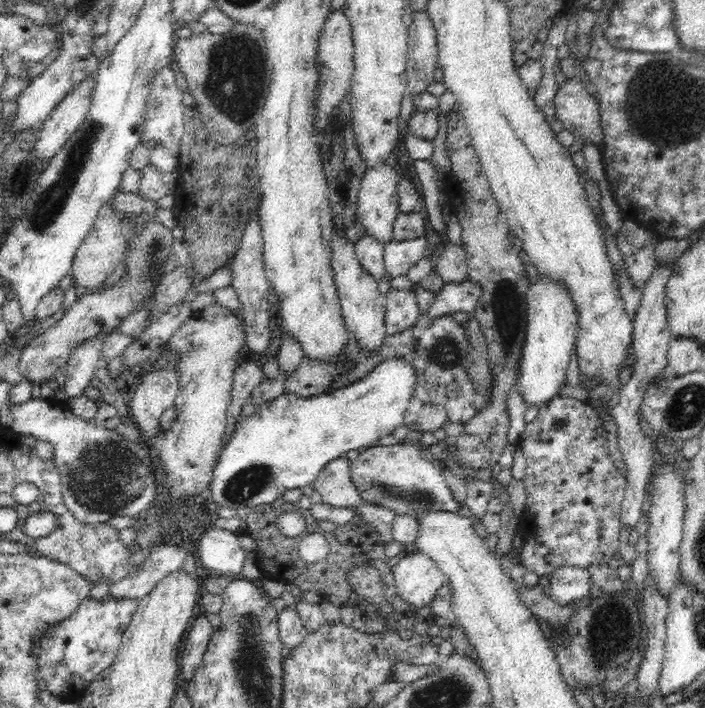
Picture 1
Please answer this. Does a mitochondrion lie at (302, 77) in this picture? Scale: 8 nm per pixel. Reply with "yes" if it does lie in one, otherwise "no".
no

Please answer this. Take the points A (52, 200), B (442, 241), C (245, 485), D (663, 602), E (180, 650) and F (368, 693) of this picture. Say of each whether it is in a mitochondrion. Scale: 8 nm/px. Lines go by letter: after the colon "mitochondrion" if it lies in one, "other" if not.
A: mitochondrion
B: other
C: mitochondrion
D: other
E: other
F: other

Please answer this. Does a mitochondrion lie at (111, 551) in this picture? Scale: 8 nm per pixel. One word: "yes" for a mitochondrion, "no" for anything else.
no

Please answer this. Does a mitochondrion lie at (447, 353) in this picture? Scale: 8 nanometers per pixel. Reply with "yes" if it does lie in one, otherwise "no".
yes

